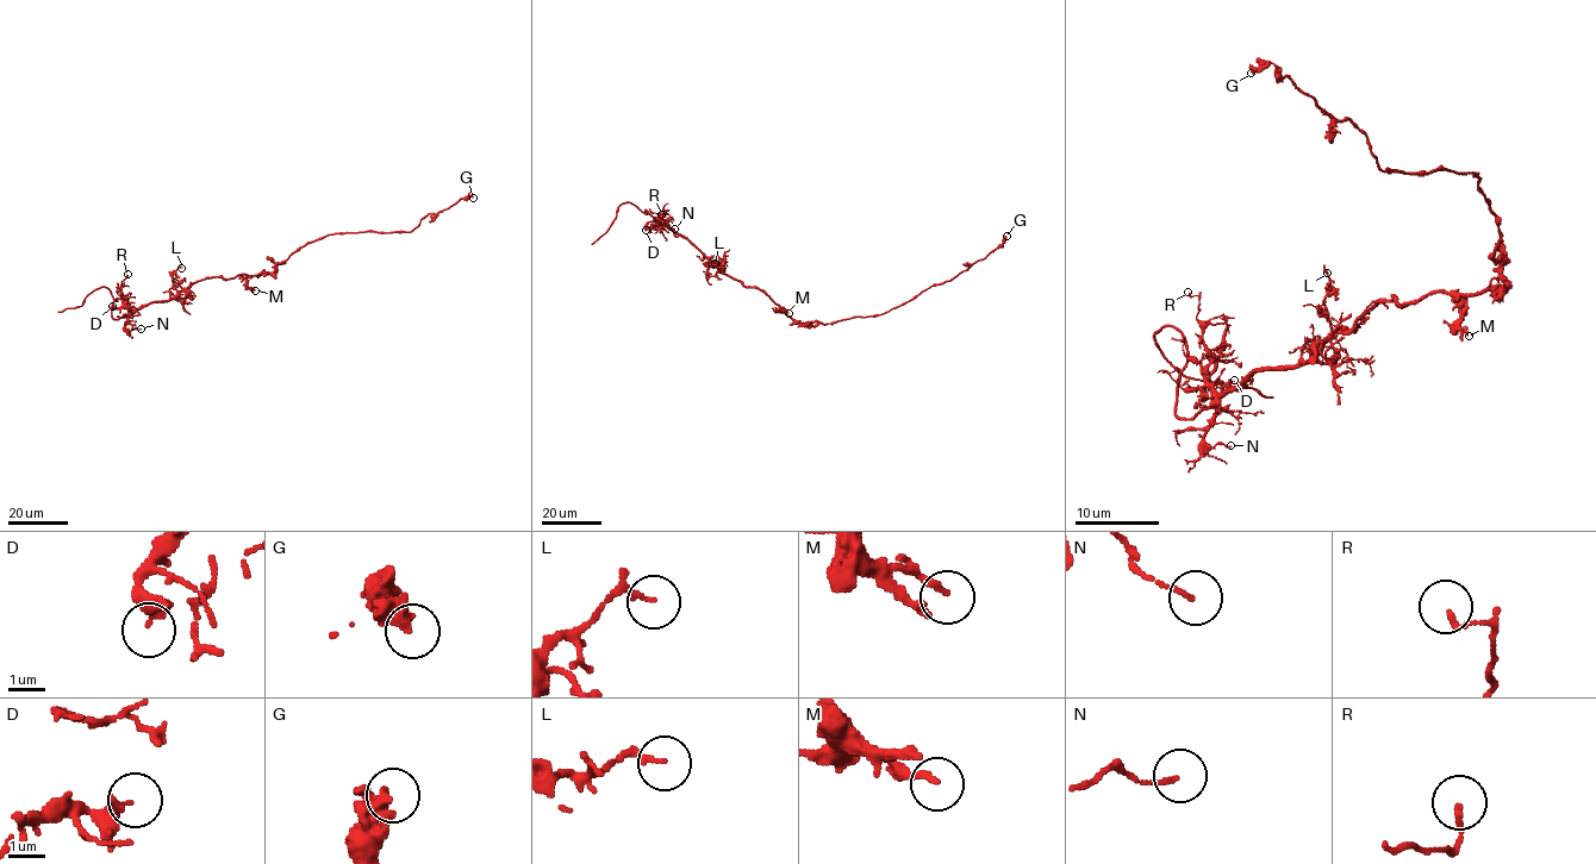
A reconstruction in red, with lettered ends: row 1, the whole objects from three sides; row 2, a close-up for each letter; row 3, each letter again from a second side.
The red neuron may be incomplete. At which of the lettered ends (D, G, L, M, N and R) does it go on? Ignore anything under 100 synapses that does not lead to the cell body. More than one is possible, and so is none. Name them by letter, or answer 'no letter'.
no letter

